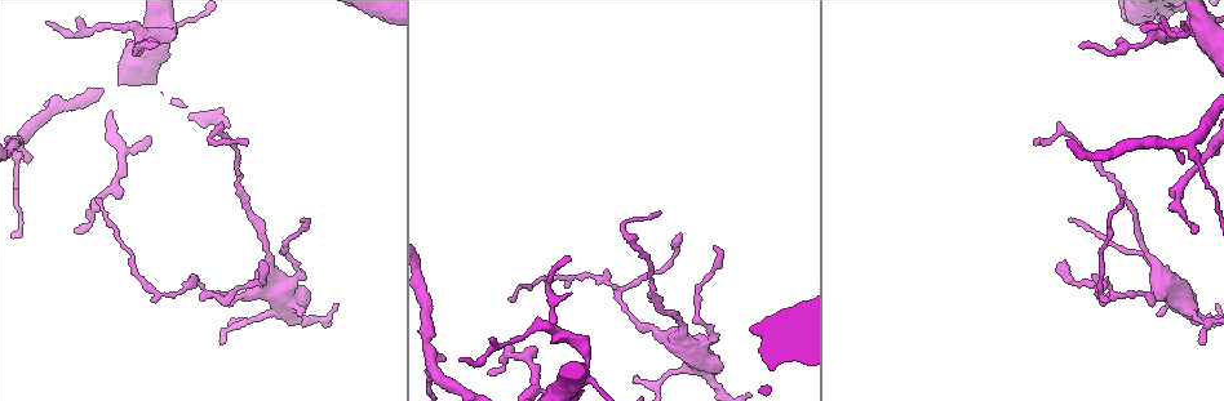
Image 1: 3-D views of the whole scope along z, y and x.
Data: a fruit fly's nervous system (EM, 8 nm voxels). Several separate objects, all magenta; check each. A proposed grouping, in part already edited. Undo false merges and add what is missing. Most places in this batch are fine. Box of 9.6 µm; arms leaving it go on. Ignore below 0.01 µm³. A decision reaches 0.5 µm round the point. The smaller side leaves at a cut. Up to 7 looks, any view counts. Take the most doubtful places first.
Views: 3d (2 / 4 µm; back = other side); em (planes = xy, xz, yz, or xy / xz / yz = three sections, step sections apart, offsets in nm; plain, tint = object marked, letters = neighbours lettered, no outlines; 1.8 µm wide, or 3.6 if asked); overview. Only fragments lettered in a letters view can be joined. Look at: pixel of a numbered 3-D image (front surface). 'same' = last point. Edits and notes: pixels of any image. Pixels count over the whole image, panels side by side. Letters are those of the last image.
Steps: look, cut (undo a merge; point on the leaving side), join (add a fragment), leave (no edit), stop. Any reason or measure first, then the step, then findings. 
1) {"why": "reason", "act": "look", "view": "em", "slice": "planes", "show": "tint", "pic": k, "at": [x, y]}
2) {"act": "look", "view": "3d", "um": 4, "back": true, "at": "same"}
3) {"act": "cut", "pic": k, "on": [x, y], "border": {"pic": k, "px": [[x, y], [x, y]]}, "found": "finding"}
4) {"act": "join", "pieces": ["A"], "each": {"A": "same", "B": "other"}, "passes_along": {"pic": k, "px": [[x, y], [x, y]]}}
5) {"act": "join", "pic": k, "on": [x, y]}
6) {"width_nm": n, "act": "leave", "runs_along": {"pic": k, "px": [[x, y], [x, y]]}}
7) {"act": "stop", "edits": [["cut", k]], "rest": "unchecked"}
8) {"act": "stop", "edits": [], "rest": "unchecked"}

{"why": "branch stops here", "act": "look", "view": "3d", "um": 4, "pic": 1, "at": [442, 360]}

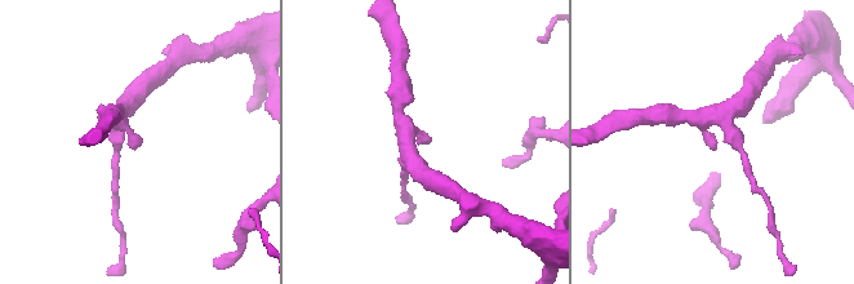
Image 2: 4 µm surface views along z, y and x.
{"act": "look", "view": "em", "um": 3.6, "slice": "xy", "step": 8, "show": "tint", "pic": 2, "at": [713, 148]}

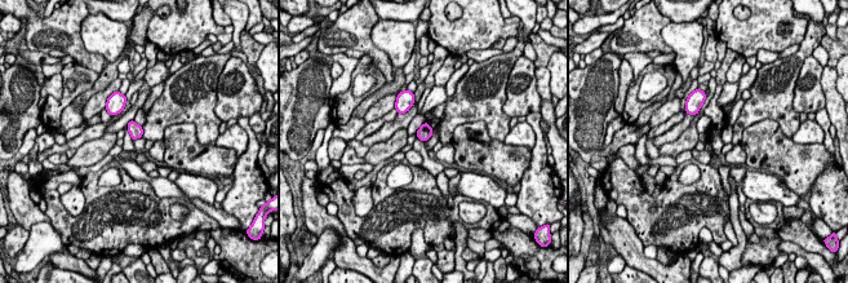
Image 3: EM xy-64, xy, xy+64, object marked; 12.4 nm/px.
{"why": "another direction", "act": "look", "view": "em", "um": 3.6, "slice": "planes", "show": "letters", "at": "same"}

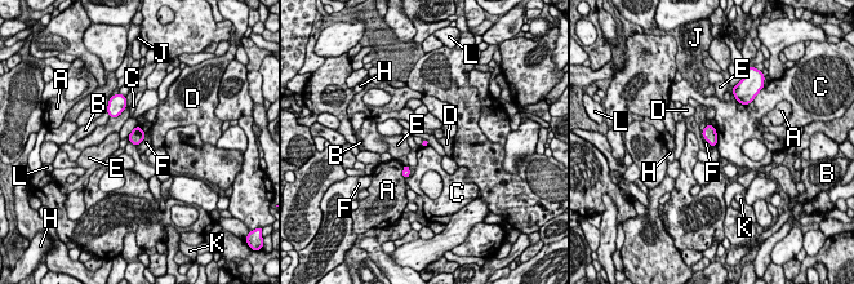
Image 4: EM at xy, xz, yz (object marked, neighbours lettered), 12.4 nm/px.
{"act": "leave", "each": {"A": "other", "B": "other", "C": "other", "D": "other", "E": "other", "F": "other", "H": "other", "J": "other", "K": "other", "L": "other"}, "border": {"pic": 4, "px": [[129, 141], [136, 146]]}, "found": "none of them fits"}

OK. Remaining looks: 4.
{"act": "look", "view": "3d", "um": 2, "pic": 1, "at": [151, 137]}

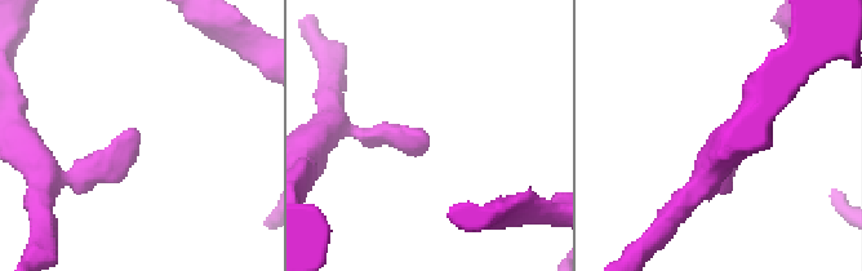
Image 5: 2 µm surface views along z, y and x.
{"why": "need the tissue", "act": "look", "view": "em", "slice": "planes", "show": "letters", "pic": 5, "at": [129, 132]}

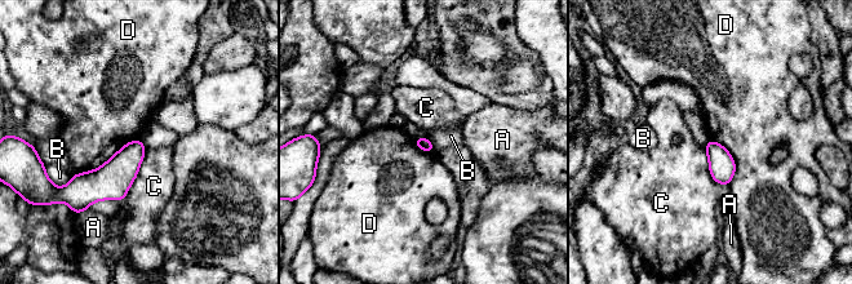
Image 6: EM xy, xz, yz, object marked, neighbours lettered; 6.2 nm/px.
{"longest_contact_nm": ["D", 480], "act": "leave", "each": {"A": "other", "B": "other", "C": "other", "D": "other"}, "border": {"pic": 6, "px": [[138, 138], [72, 176]]}, "found": "no lettered fragment goes on from it"}

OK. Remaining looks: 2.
{"why": "thin end", "act": "look", "view": "3d", "um": 4, "pic": 1, "at": [680, 240]}

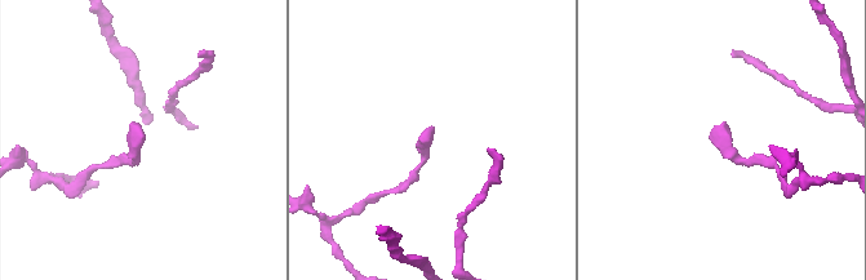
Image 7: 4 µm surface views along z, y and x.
{"why": "now the EM", "act": "look", "view": "em", "slice": "planes", "show": "letters", "pic": 7, "at": [429, 140]}

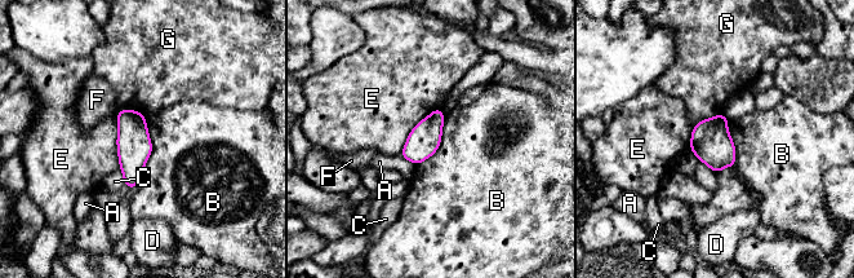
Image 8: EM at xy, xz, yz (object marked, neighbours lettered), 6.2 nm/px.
{"width_nm": 200, "act": "leave", "each": {"A": "other", "B": "other", "C": "other", "D": "other", "E": "other", "F": "other", "G": "other"}, "border": {"pic": 8, "px": [[146, 118], [151, 154], [137, 182]]}, "found": "none of them fits"}

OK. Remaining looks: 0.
{"act": "stop", "edits": [], "rest": "unchecked"}

